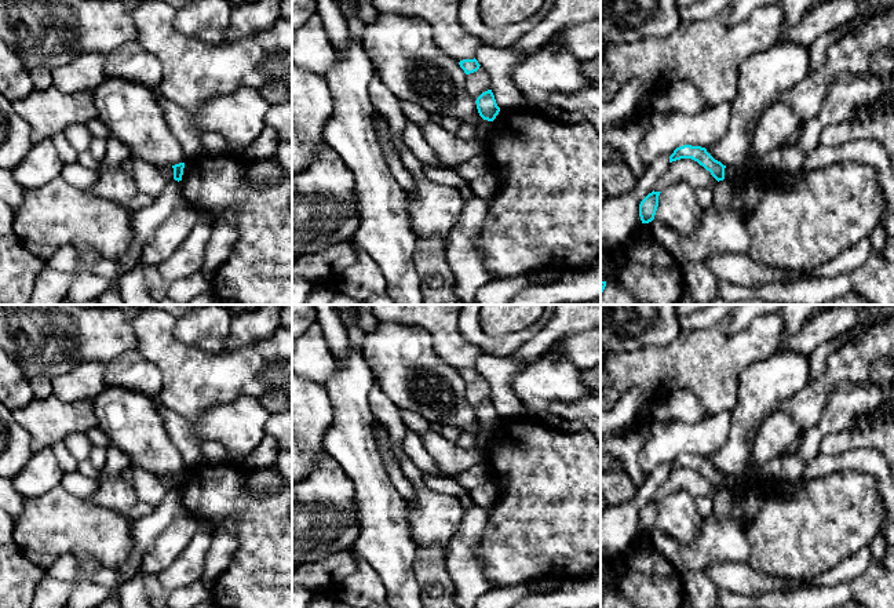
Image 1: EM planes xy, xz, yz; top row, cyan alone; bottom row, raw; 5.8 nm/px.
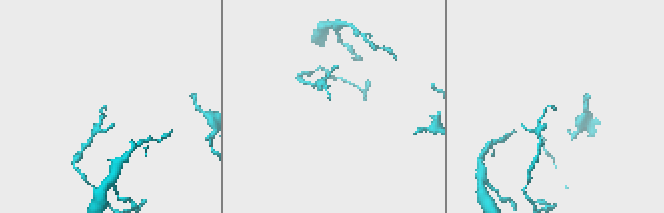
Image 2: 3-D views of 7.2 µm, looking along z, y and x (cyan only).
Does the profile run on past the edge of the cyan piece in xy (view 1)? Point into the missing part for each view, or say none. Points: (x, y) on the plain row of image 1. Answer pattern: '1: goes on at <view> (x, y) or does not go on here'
1: does not go on here

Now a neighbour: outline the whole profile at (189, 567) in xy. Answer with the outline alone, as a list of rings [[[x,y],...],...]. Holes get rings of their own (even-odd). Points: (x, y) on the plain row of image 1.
[[[198,521],[196,534],[186,549],[158,574],[158,580],[168,593],[201,579],[212,538],[214,525],[208,521]]]

